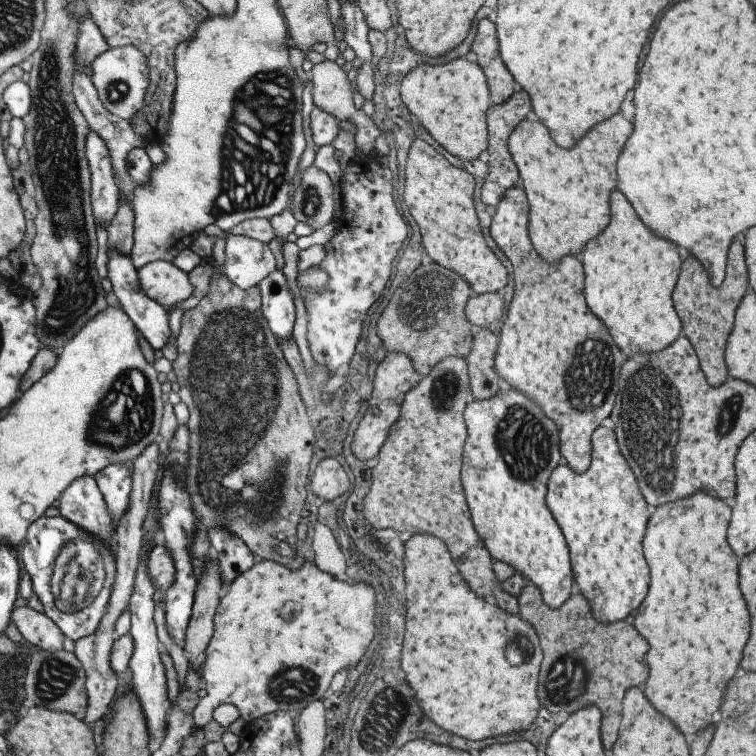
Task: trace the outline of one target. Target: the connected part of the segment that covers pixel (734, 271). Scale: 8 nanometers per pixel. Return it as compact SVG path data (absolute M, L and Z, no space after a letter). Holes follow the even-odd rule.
M733 238L733 242L729 244L725 278L723 278L721 286L717 286L717 288L709 286L709 276L705 274L705 268L699 268L699 262L693 256L687 256L681 264L681 274L677 274L677 290L673 290L673 307L677 306L677 318L680 319L680 324L683 324L681 334L685 334L685 339L691 344L704 380L711 387L721 385L727 376L723 362L723 346L725 346L727 334L731 330L733 310L739 304L739 300L747 288L741 242L743 242L743 238ZM689 330L693 330L693 334Z

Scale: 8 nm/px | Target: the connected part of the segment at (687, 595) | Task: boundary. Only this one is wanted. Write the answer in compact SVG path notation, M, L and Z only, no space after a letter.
M693 496L677 504L683 510L679 508L671 514L671 504L667 502L657 506L649 516L643 534L643 556L651 580L645 600L635 610L633 626L649 644L645 654L645 662L649 666L649 678L643 688L645 698L657 712L665 714L681 734L695 734L711 722L709 716L719 708L723 688L733 676L747 640L749 614L737 586L737 558L725 542L729 506L709 496Z

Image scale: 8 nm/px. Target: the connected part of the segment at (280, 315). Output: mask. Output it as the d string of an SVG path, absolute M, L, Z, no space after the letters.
M274 269L258 283L260 314L277 342L292 338L294 305L281 271Z

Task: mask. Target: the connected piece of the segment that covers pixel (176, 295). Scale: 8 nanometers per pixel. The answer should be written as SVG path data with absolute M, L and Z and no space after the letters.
M152 261L136 268L135 272L140 292L165 310L192 294L192 279L171 261Z

